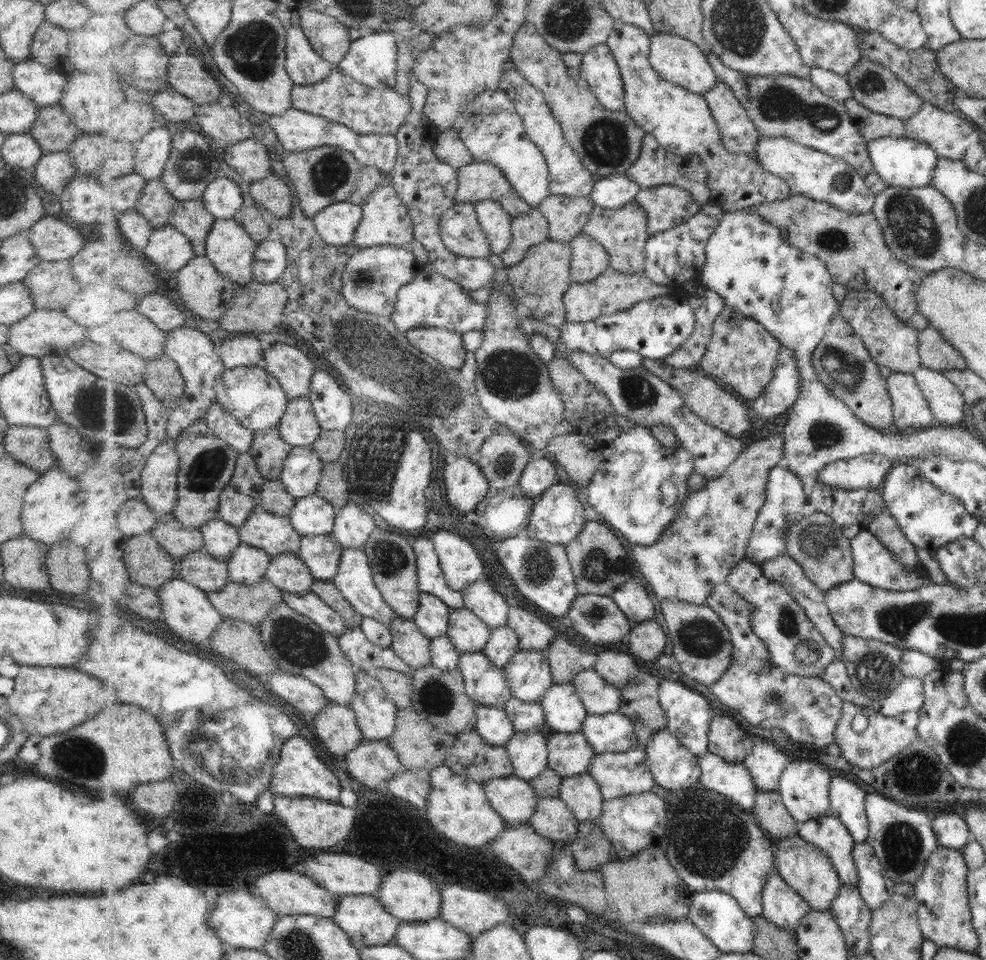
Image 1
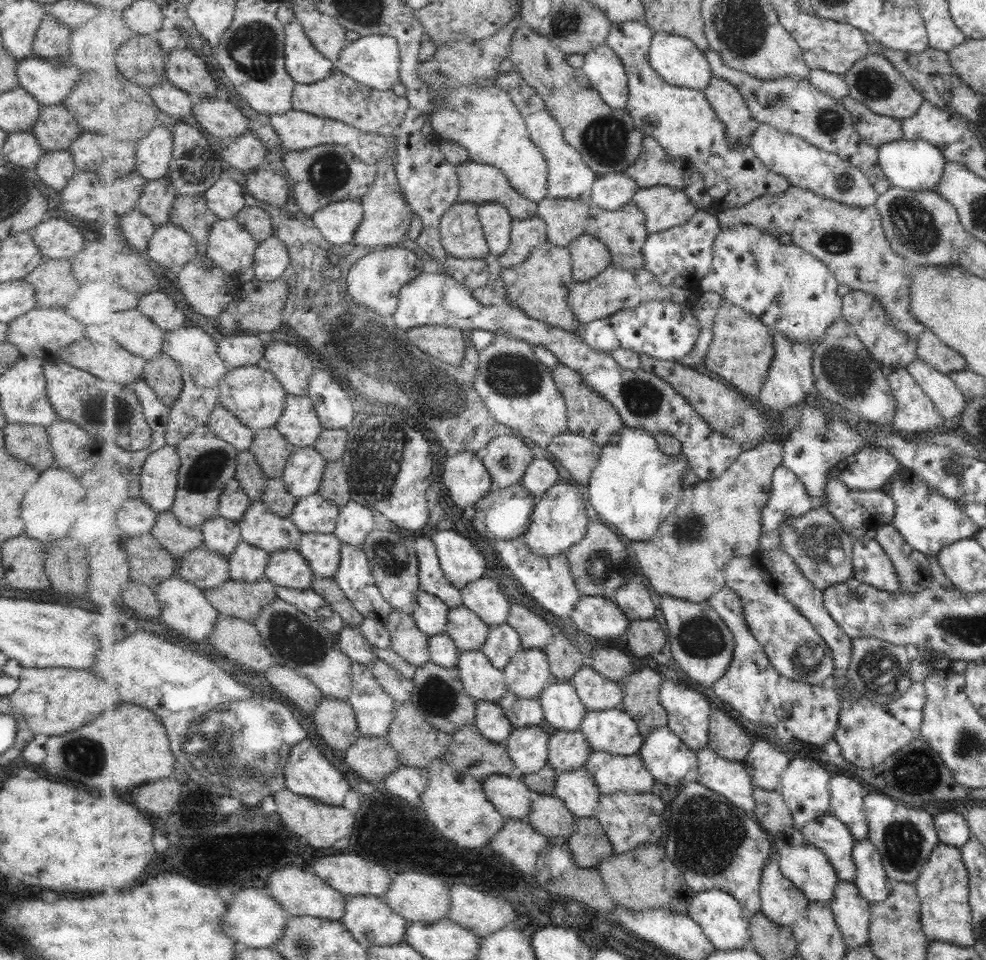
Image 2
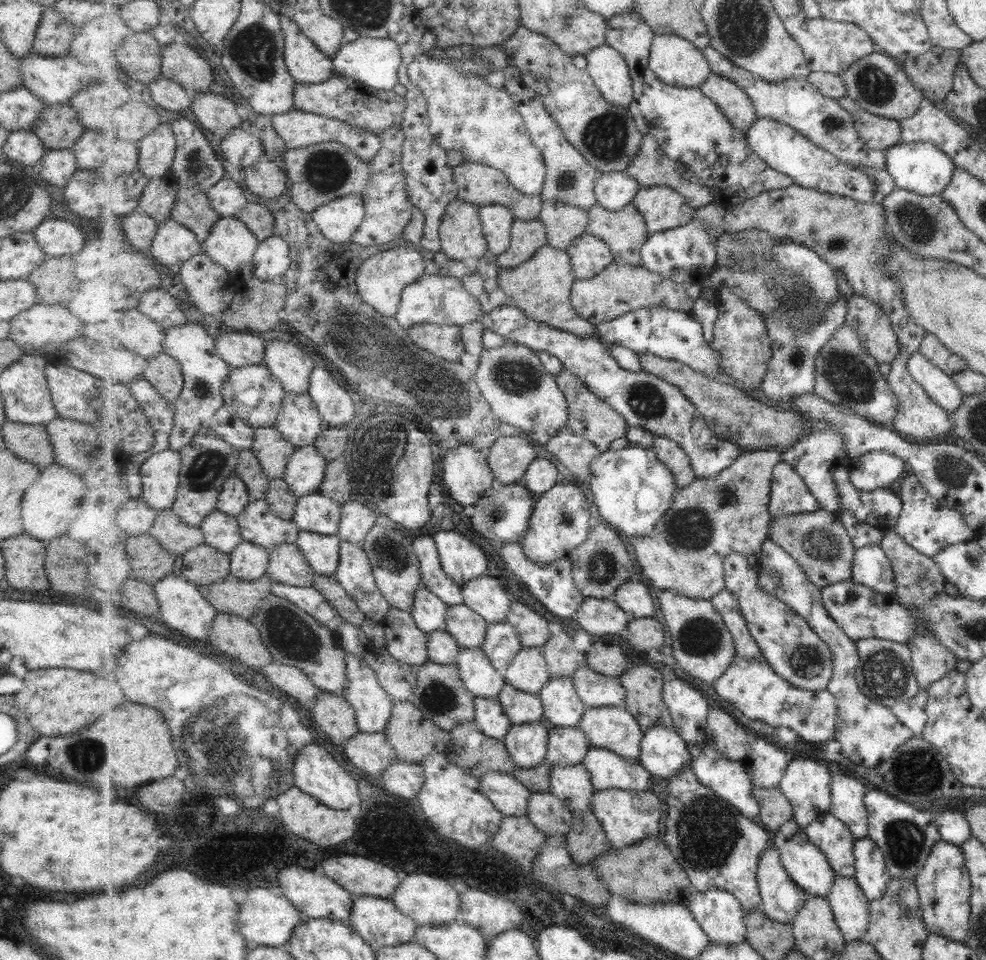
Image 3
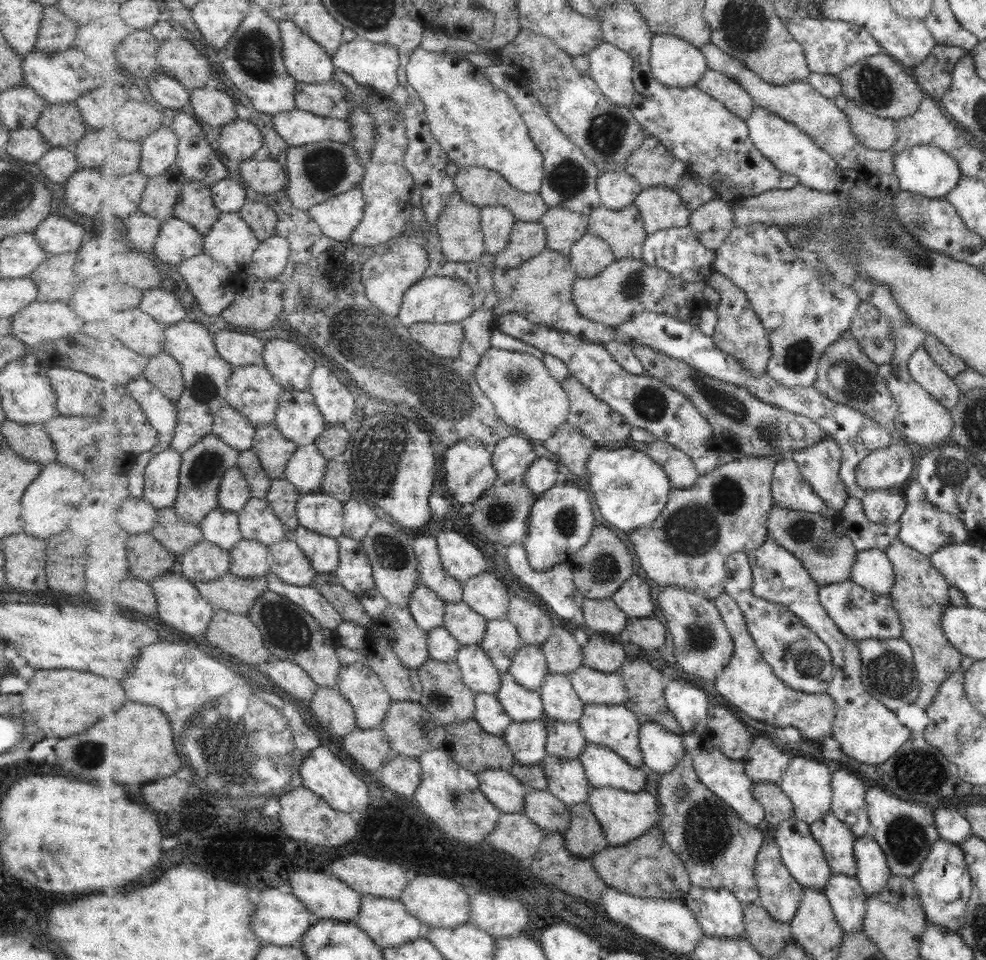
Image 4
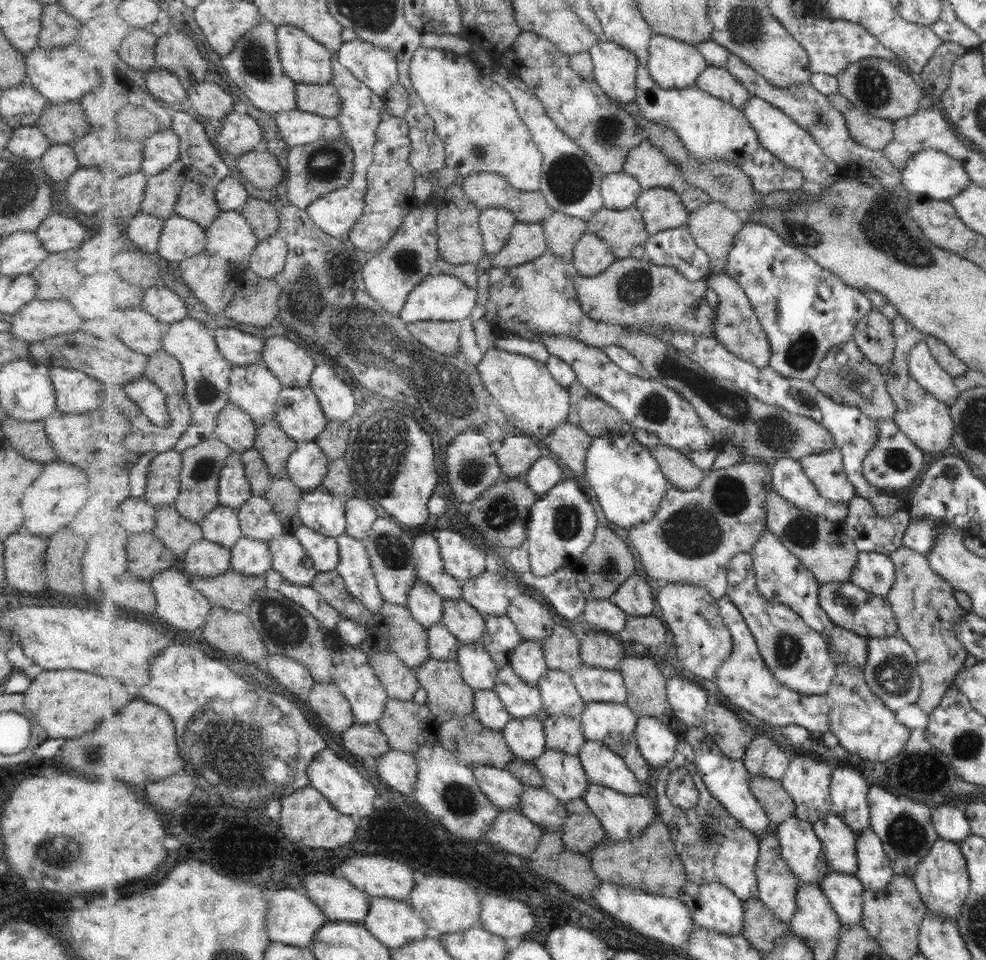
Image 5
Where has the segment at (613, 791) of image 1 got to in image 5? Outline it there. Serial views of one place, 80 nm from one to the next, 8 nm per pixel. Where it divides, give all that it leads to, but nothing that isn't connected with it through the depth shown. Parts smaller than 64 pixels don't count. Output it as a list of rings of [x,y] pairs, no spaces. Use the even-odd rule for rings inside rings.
[[[587,741],[578,755],[590,782],[622,794],[642,794],[643,784],[627,766],[626,760],[610,750],[603,742]]]

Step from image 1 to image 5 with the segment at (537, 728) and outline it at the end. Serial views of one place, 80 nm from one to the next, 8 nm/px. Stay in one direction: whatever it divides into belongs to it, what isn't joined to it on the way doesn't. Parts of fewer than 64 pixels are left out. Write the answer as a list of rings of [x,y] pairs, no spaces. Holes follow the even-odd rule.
[[[511,664],[500,667],[494,691],[497,692],[499,698],[502,698],[512,718],[537,716],[543,710],[542,690],[533,688],[532,684],[525,682]]]

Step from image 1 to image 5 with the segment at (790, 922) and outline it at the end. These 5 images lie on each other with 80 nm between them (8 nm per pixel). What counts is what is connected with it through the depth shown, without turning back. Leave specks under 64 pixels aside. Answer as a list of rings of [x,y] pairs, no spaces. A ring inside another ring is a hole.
[[[766,833],[760,839],[758,875],[758,898],[774,911],[774,915],[789,924],[798,912],[798,885],[791,867],[782,857],[782,843],[778,835]]]

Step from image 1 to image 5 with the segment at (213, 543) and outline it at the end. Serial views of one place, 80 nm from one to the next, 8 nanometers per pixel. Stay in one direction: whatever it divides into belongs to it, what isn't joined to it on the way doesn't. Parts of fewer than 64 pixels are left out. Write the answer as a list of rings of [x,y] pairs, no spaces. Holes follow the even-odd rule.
[[[217,505],[200,522],[204,538],[232,549],[244,536],[240,525],[238,511],[228,506]]]

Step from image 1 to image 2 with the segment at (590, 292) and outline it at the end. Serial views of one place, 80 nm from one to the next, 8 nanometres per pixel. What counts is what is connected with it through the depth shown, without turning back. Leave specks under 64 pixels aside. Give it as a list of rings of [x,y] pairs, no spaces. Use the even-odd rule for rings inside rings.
[[[609,266],[602,274],[586,282],[574,282],[570,287],[567,302],[570,303],[575,317],[583,324],[609,318],[613,314],[621,313],[623,310],[635,309],[645,301],[673,301],[679,304],[689,304],[693,290],[674,285],[665,285],[645,268],[635,271],[619,269]]]

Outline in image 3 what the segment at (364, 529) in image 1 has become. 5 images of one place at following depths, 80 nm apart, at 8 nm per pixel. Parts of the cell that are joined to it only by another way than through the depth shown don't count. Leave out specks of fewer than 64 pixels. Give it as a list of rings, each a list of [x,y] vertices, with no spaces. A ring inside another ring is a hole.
[[[354,498],[342,505],[342,520],[337,536],[343,541],[363,543],[379,519],[371,508],[355,502]]]

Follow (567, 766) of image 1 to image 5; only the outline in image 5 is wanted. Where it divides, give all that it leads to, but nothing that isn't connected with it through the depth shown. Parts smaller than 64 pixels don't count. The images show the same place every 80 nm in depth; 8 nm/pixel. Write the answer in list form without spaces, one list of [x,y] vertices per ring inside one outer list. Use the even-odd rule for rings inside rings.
[[[551,715],[543,720],[547,734],[546,749],[579,755],[587,738],[581,718]]]

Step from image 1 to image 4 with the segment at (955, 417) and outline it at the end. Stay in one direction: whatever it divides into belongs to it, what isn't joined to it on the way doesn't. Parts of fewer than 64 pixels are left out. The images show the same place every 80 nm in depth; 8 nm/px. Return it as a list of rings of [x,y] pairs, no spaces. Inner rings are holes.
[[[920,346],[914,351],[915,354],[910,354],[910,378],[950,411],[958,404],[960,394],[954,380],[926,353],[925,347]]]

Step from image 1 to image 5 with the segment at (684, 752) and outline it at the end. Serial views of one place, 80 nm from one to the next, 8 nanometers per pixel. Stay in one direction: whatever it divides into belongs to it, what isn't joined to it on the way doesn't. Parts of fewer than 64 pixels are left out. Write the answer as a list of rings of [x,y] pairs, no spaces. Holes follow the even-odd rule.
[[[647,716],[638,720],[636,733],[639,749],[652,767],[661,769],[675,759],[681,738],[673,728],[658,718]]]

